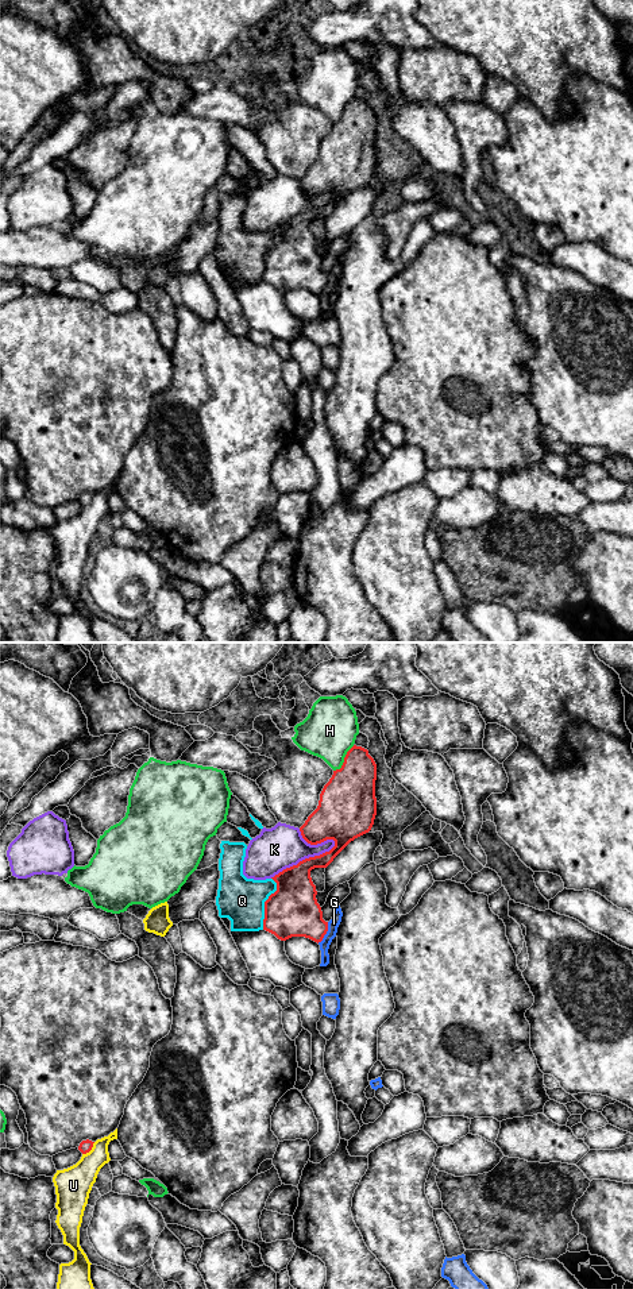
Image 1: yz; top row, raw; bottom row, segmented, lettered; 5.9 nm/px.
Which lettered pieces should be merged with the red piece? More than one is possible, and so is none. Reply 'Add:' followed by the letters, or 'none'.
Add: none

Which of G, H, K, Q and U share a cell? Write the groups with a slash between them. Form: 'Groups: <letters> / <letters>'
Groups: G / H / K / Q / U

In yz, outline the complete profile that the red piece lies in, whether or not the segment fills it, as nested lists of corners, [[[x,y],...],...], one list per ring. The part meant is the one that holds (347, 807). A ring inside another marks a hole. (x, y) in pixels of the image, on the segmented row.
[[[354,745],[347,752],[341,768],[333,771],[332,777],[324,786],[317,808],[300,827],[301,835],[308,844],[317,845],[333,840],[335,846],[329,852],[305,858],[271,877],[277,883],[277,891],[265,902],[263,930],[281,941],[292,937],[305,937],[317,943],[323,941],[328,931],[328,922],[323,919],[310,871],[327,868],[351,841],[371,830],[377,815],[375,780],[377,764],[374,759],[367,749]]]

